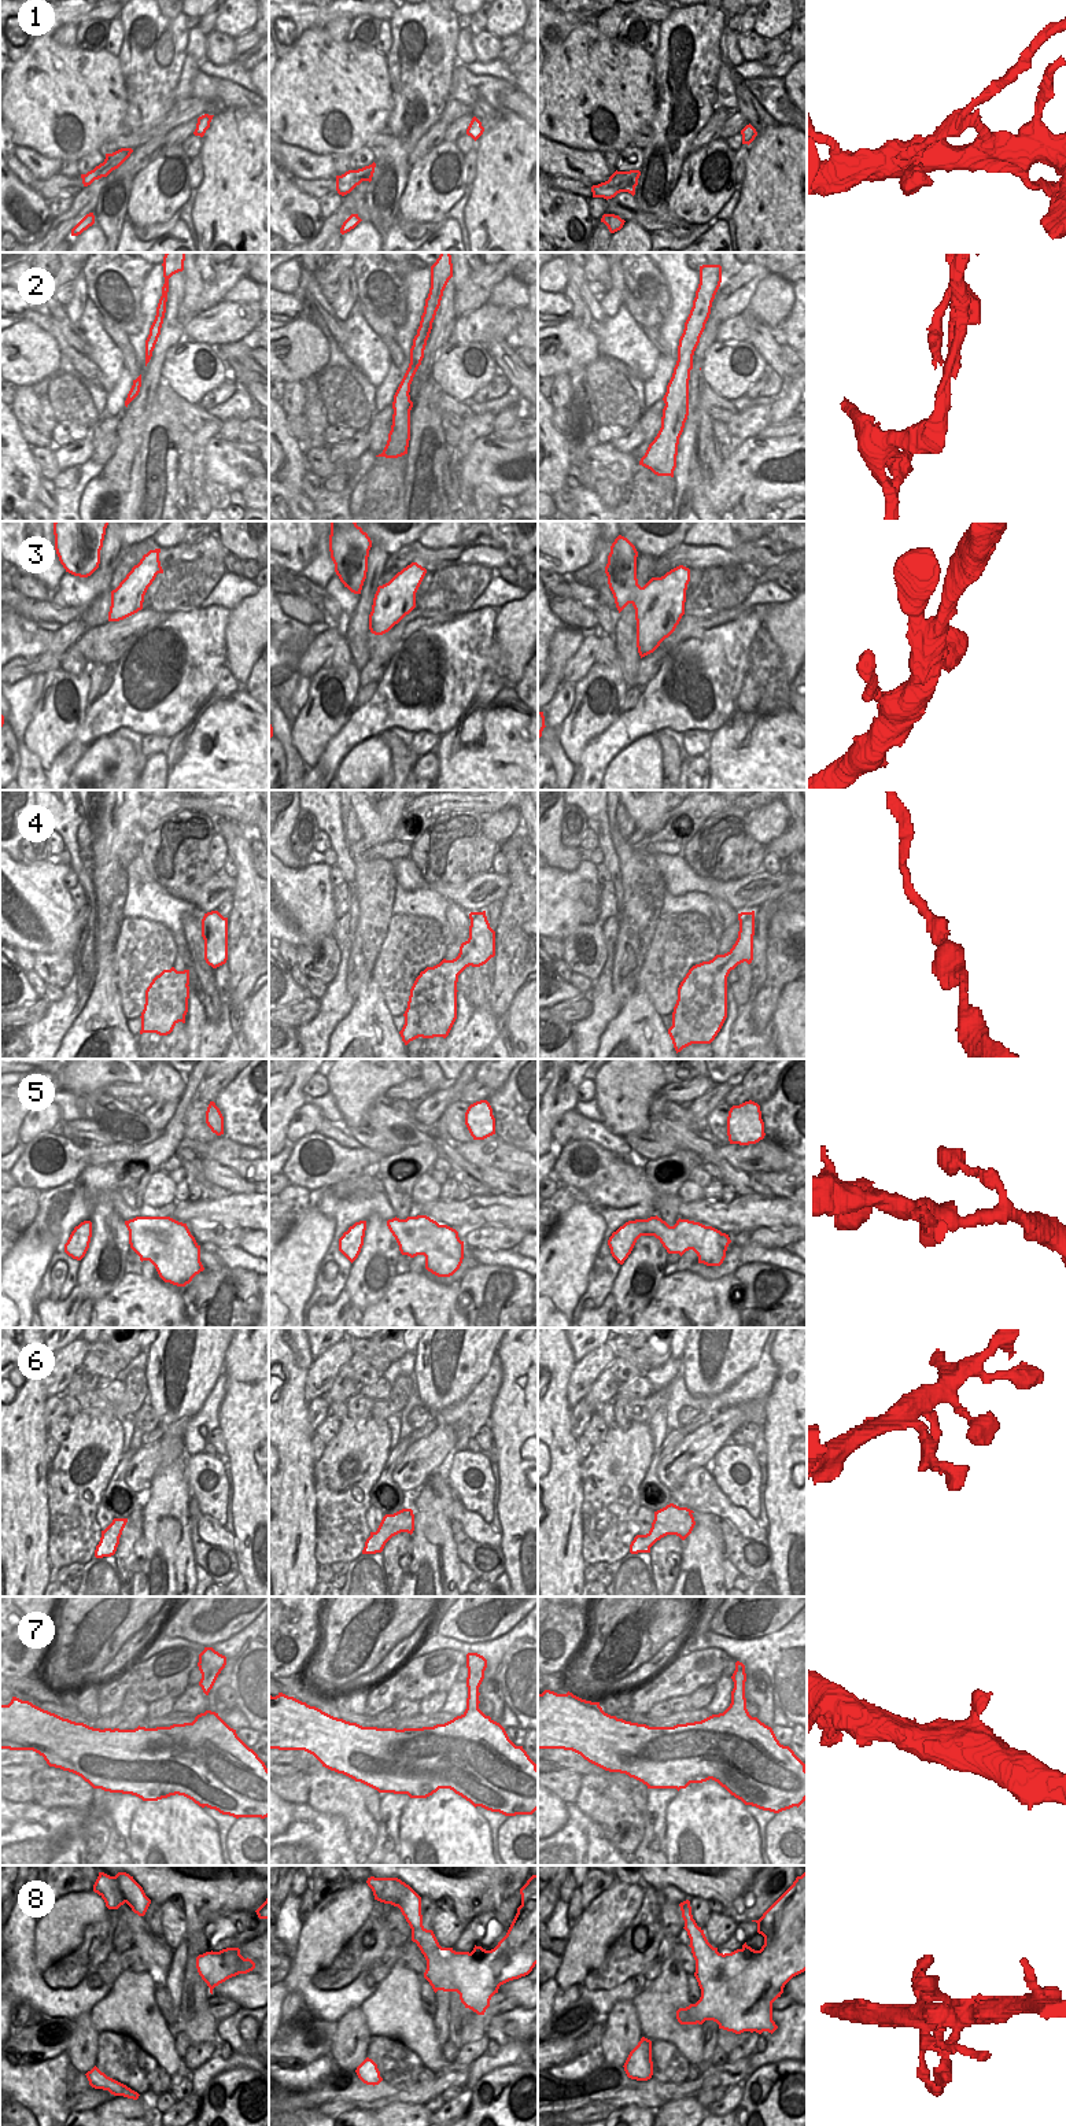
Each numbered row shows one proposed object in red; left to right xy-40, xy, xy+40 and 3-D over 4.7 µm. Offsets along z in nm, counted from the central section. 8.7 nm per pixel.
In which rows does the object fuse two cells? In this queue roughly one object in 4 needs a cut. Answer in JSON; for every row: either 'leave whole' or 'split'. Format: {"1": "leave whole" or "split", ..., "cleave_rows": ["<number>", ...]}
{"1": "split", "2": "split", "3": "leave whole", "4": "leave whole", "5": "leave whole", "6": "leave whole", "7": "leave whole", "8": "leave whole", "cleave_rows": ["1", "2"]}

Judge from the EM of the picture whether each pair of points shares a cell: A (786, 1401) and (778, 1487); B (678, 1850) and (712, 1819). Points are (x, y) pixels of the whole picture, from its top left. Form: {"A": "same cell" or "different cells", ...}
{"A": "same cell", "B": "same cell"}

